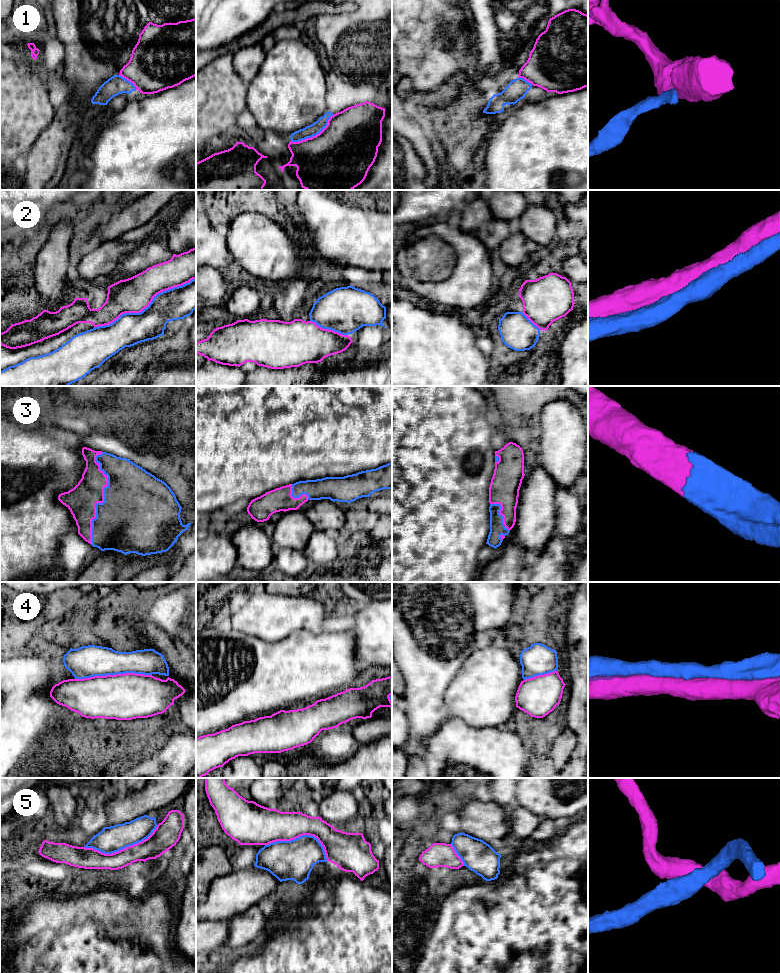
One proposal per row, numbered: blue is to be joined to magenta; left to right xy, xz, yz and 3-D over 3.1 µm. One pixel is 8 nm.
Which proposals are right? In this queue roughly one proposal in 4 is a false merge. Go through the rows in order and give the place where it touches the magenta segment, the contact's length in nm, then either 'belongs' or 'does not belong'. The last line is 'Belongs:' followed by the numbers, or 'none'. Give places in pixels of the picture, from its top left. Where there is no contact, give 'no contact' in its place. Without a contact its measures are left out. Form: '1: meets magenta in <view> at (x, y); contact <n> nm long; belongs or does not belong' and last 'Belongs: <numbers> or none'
1: meets magenta in xz at (314, 136); contact 420 nm long; belongs
2: meets magenta in xy at (145, 307); contact 900 nm long; belongs
3: meets magenta in xy at (103, 499); contact 750 nm long; belongs
4: meets magenta in xy at (113, 675); contact 600 nm long; belongs
5: meets magenta in xy at (122, 849); contact 600 nm long; does not belong
Belongs: 1, 2, 3, 4

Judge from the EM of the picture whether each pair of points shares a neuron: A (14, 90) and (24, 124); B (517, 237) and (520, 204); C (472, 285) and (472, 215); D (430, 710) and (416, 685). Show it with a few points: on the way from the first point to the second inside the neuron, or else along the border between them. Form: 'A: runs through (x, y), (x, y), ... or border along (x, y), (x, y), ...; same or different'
A: runs through (14, 98), (14, 114), (16, 116); same
B: border along (527, 205), (515, 224); different
C: border along (455, 223), (463, 230), (473, 234), (489, 250); different
D: runs through (426, 704), (425, 694), (422, 691); same

